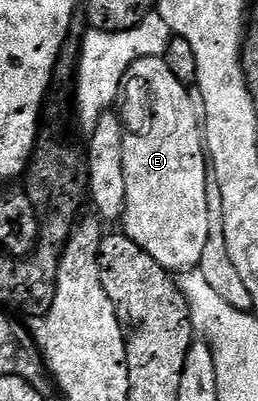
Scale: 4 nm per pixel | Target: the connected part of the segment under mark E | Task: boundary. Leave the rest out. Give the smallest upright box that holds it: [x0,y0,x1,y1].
[120,56,210,274]

